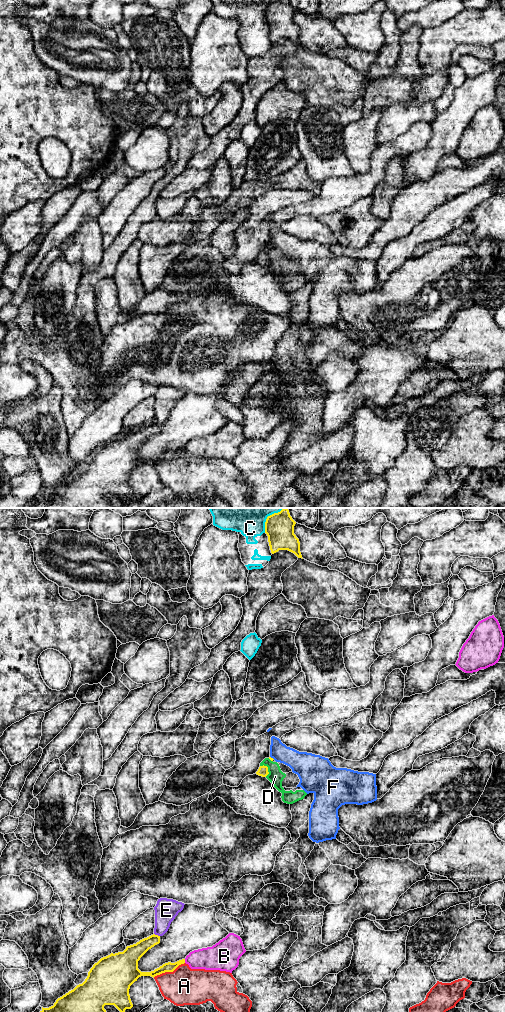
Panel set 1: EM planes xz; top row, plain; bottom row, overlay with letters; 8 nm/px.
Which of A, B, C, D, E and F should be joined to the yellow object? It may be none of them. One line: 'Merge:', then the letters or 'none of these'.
Merge: none of these

